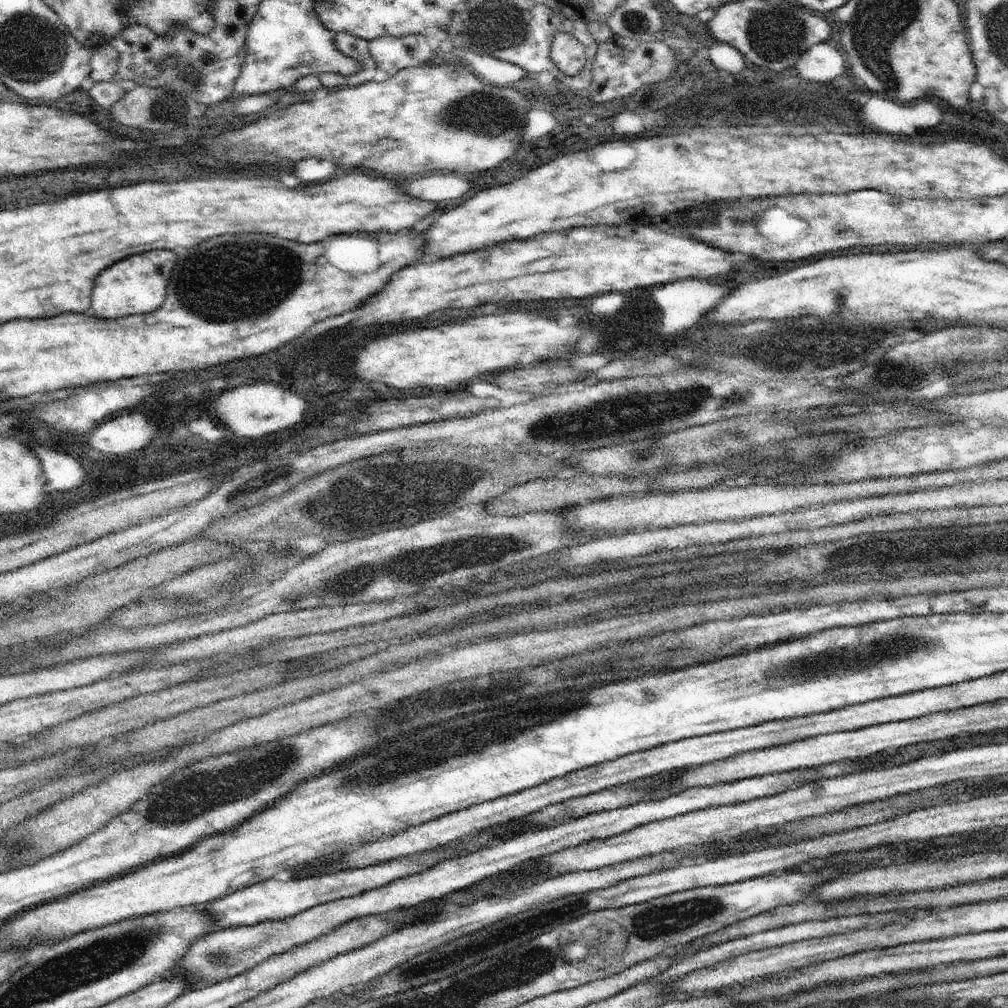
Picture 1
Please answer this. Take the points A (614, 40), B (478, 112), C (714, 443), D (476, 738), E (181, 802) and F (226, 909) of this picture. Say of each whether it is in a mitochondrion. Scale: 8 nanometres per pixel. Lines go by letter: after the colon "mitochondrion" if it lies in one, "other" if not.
A: other
B: mitochondrion
C: mitochondrion
D: mitochondrion
E: mitochondrion
F: other

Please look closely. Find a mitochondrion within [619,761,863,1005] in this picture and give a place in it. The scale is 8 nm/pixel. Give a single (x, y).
(652, 924)

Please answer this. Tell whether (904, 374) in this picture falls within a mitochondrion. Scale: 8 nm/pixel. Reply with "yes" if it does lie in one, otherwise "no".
yes

